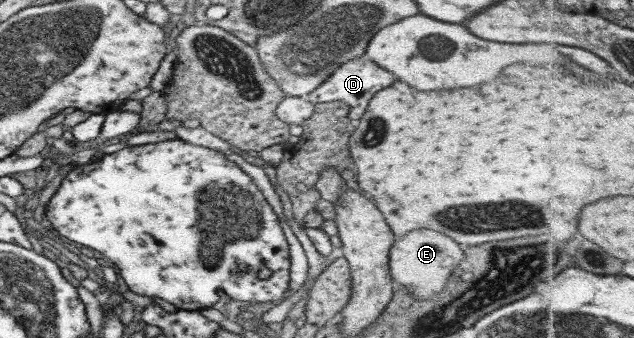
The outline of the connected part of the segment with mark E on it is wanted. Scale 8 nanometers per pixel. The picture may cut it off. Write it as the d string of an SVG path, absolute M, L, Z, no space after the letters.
M411 231L394 240L389 254L390 274L394 284L404 285L418 300L425 300L444 291L445 283L455 267L465 264L465 249L437 231Z

